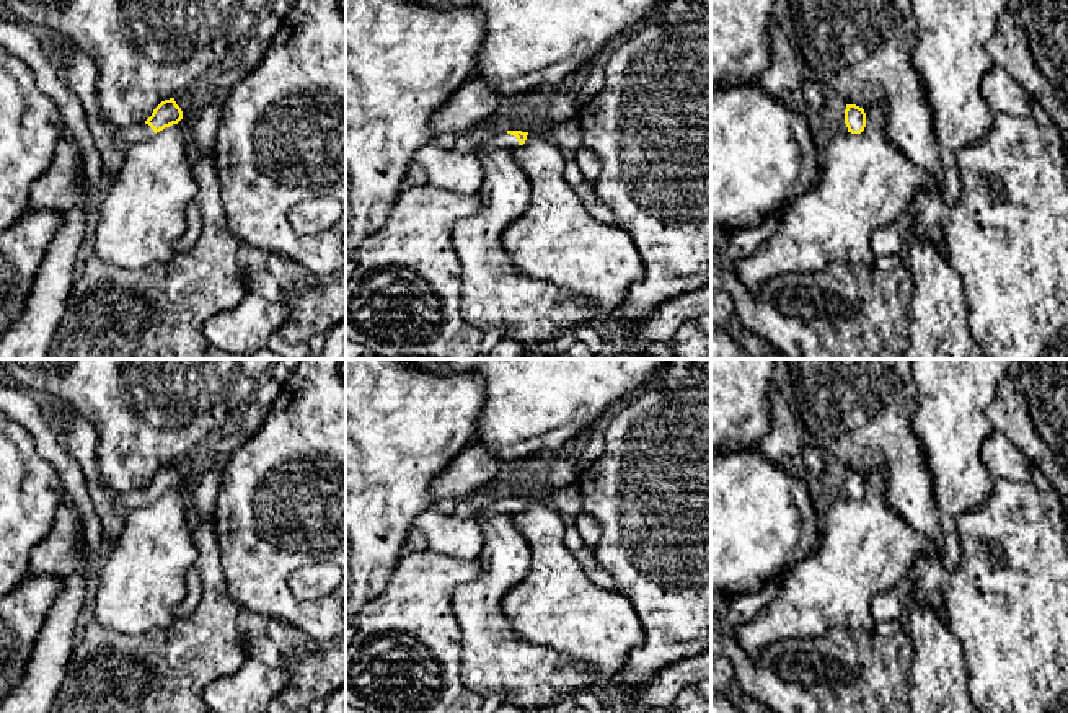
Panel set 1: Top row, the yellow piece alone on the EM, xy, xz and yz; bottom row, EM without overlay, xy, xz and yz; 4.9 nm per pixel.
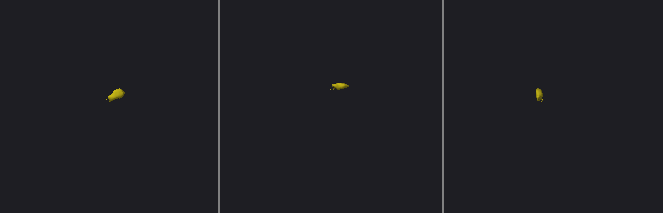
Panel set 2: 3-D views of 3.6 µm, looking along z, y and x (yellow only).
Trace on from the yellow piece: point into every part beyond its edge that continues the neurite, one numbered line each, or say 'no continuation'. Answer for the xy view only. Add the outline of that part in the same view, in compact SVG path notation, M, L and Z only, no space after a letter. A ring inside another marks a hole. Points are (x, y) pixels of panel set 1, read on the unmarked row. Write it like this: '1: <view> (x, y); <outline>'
1: xy (134, 500); M142 489L142 491L137 491L137 493L119 496L117 504L122 507L124 514L126 514L126 512L129 512L135 507L140 507L140 506L153 501L153 499L155 498L148 489Z

